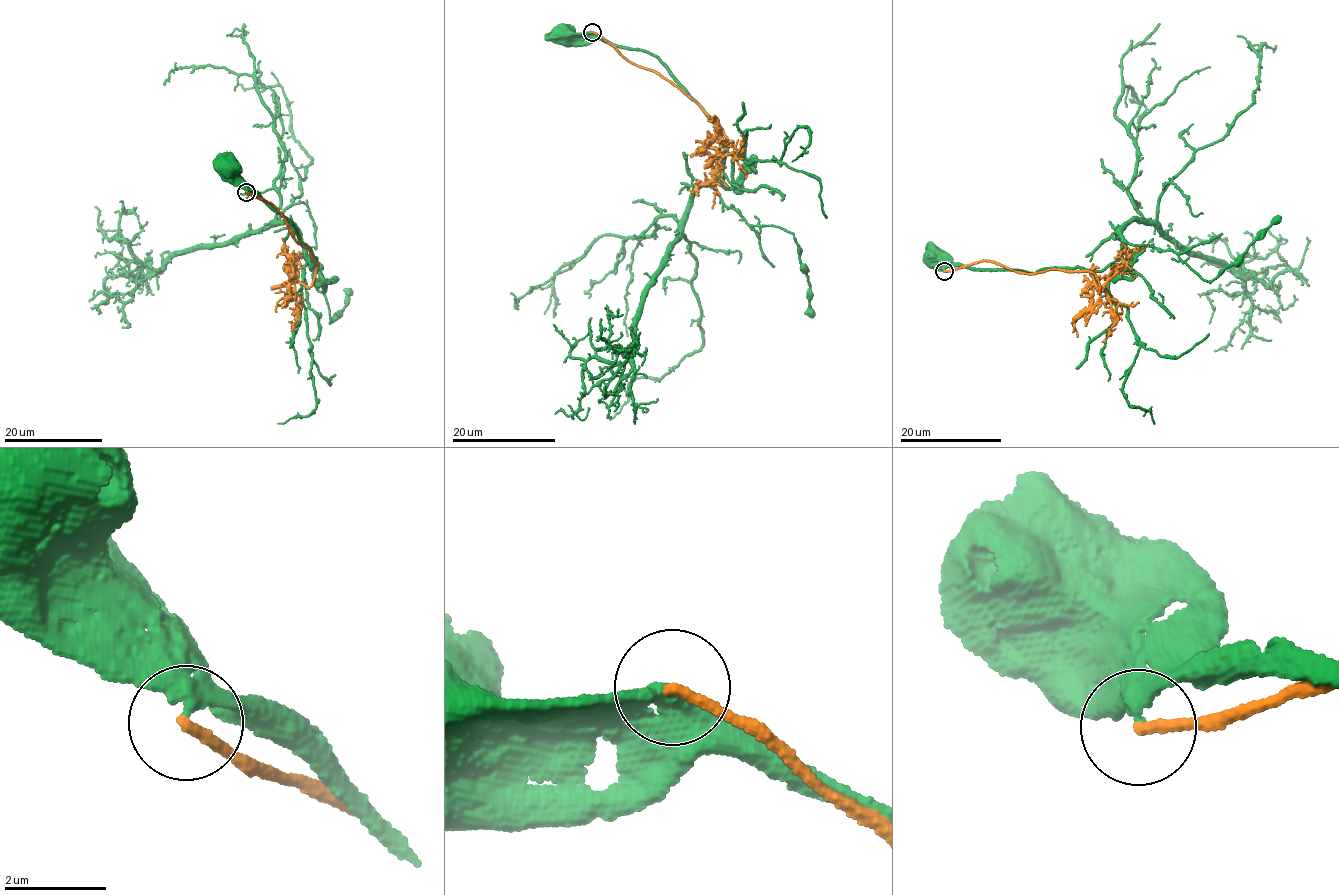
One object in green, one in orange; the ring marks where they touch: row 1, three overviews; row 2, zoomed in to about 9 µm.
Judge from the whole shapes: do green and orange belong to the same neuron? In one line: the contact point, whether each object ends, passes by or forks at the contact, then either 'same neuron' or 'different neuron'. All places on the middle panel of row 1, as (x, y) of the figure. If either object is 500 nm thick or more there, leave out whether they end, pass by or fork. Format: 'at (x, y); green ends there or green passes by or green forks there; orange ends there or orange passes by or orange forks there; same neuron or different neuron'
at (592, 32); green ends there; orange ends there; different neuron

